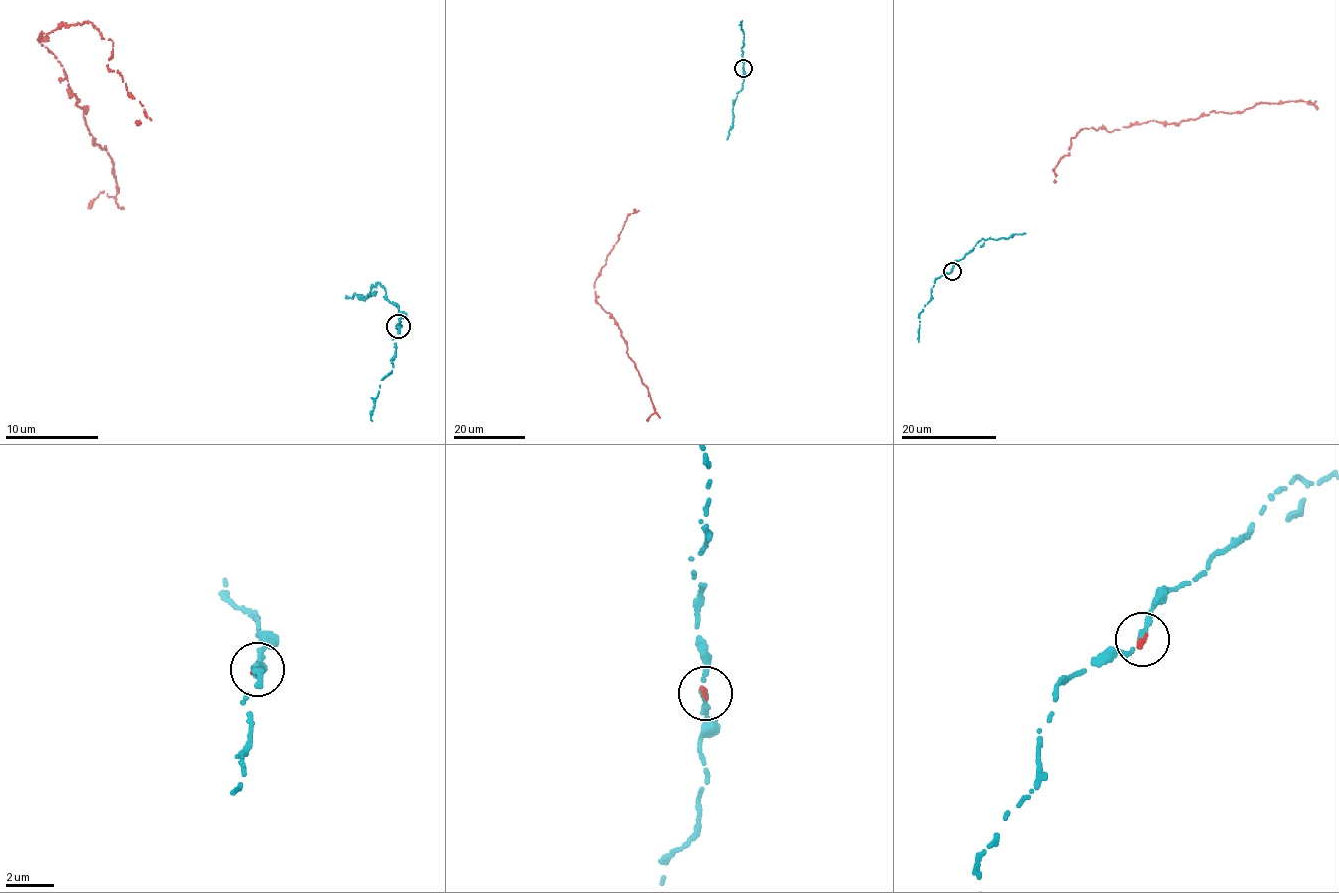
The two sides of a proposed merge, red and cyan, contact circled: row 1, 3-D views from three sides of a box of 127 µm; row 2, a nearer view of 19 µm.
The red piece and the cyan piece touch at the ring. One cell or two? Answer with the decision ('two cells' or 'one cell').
one cell

